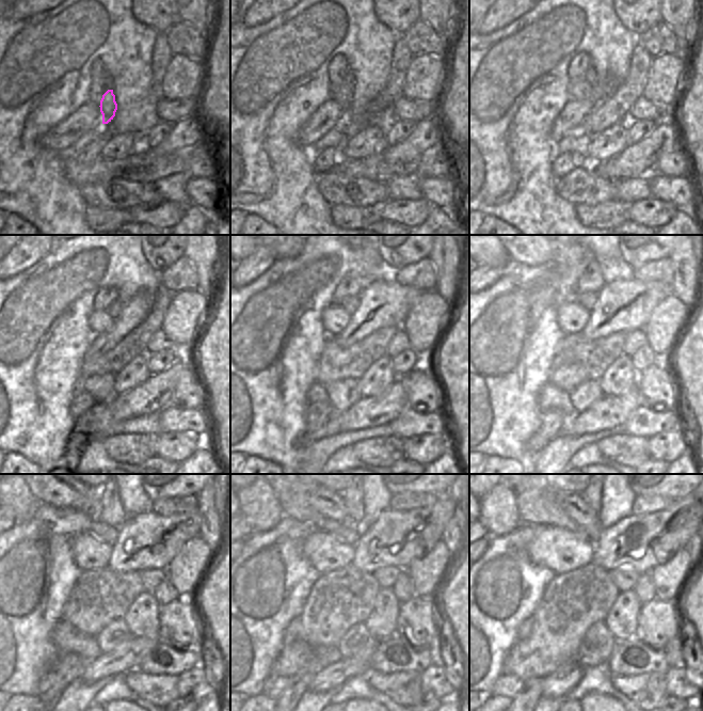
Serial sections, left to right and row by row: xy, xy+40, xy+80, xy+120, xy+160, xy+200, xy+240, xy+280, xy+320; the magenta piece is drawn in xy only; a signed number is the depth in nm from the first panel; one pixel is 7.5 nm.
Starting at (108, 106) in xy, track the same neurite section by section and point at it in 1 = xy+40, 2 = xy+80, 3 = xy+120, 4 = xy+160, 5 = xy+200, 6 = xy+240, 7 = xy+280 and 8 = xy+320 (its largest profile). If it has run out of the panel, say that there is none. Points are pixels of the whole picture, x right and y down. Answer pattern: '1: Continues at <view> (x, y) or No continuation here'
1: Continues at xy+40 (342, 95)
2: Continues at xy+80 (582, 90)
3: Continues at xy+120 (99, 322)
4: Continues at xy+160 (335, 318)
5: Continues at xy+200 (572, 317)
6: Continues at xy+240 (89, 553)
7: Continues at xy+280 (323, 551)
8: Continues at xy+320 (561, 551).

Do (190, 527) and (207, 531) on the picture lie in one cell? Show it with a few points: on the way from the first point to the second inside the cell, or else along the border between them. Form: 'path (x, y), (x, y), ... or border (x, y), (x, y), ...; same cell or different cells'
border (197, 509), (200, 516), (198, 535); different cells

